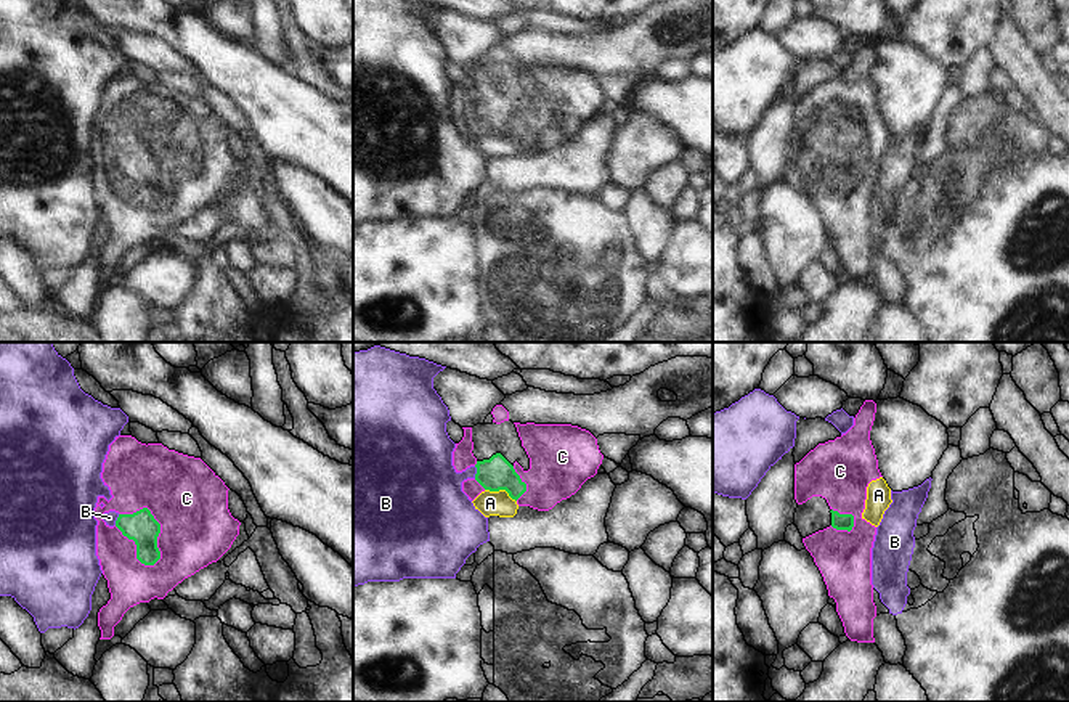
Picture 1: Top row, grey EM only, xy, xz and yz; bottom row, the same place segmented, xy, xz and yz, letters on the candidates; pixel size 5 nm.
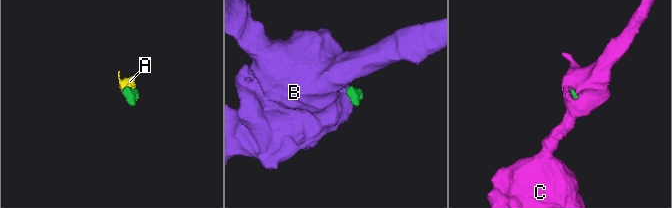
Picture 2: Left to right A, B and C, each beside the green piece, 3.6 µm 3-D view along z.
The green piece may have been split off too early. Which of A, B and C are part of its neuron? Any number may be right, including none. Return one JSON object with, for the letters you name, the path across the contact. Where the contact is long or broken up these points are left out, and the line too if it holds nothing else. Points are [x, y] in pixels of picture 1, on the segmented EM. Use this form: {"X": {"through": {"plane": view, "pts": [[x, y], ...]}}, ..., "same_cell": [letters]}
{"same_cell": ["A", "C"]}

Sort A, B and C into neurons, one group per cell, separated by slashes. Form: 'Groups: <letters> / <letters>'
Groups: A C / B.

